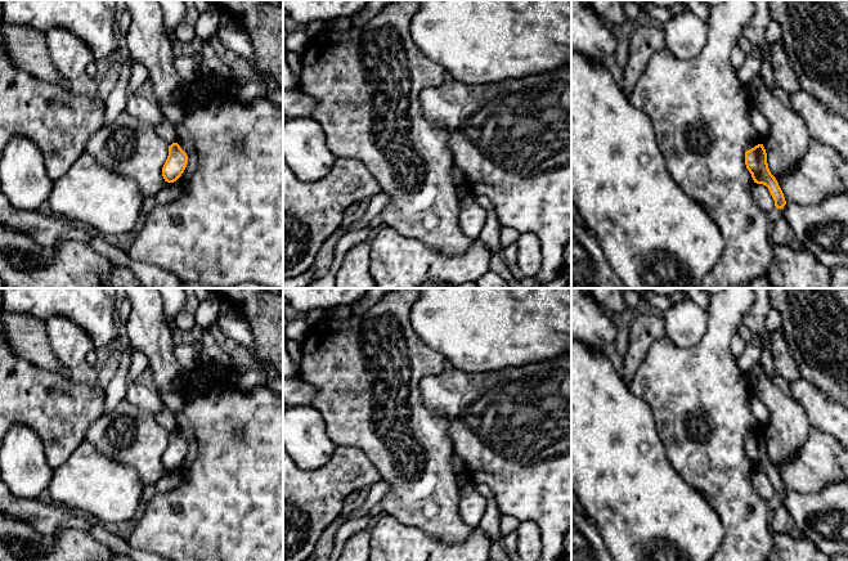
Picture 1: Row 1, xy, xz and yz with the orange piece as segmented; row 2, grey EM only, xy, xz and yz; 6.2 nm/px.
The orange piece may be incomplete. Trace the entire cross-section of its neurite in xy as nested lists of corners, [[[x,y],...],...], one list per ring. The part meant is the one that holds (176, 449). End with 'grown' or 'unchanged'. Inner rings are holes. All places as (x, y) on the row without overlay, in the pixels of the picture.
[[[178,431],[169,434],[169,444],[162,455],[162,464],[165,470],[174,471],[184,461],[188,452],[187,441],[180,436]]]; unchanged

